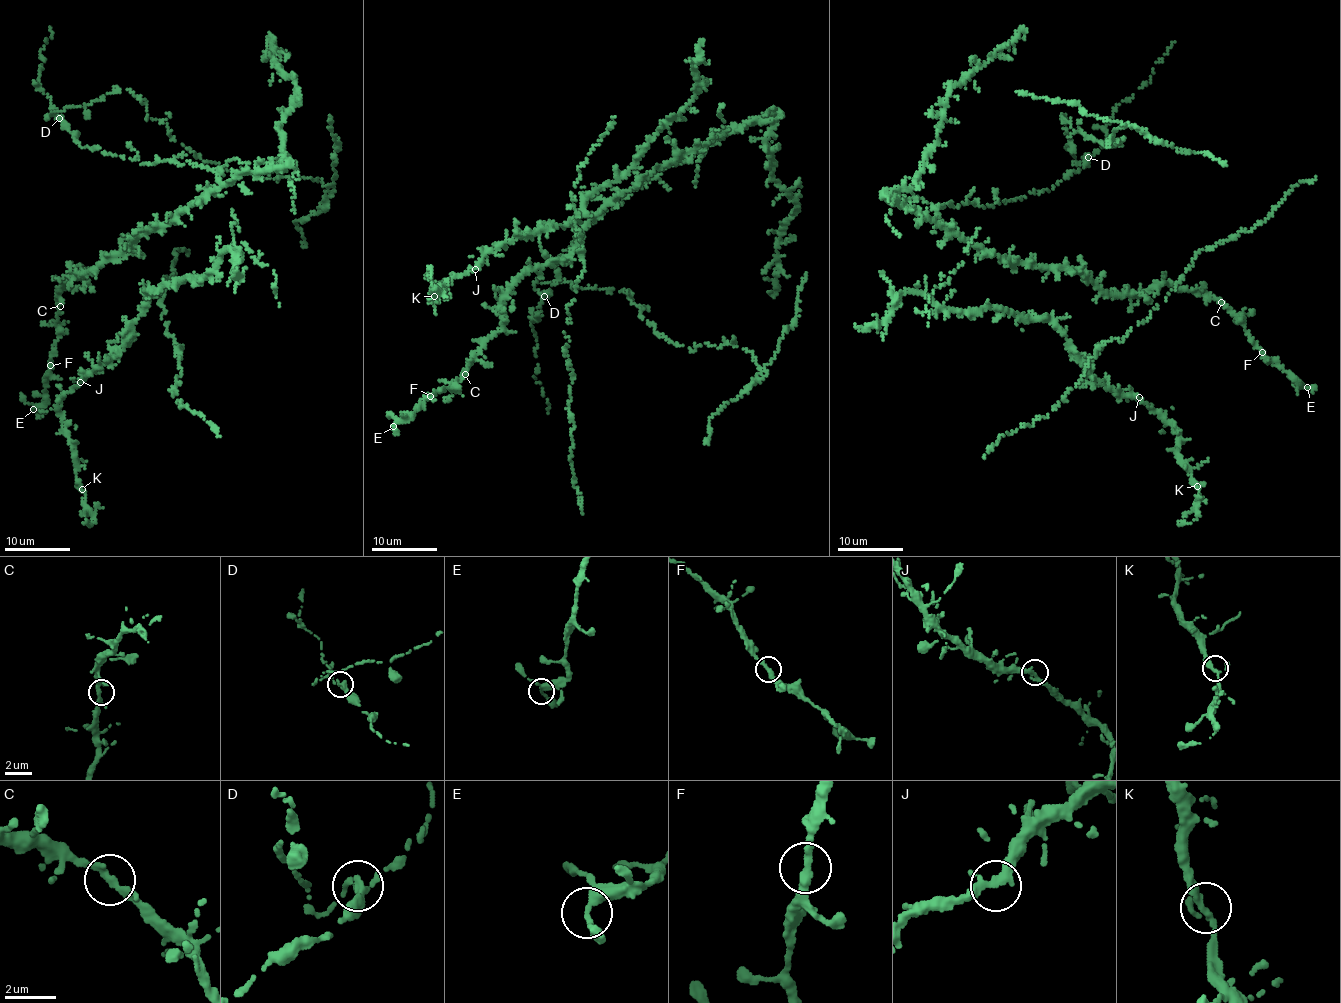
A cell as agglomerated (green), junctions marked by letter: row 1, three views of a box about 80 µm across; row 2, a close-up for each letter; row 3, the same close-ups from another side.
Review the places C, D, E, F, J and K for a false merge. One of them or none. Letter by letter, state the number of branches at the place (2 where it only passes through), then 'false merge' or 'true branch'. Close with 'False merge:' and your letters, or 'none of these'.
C: branches 3; true branch
D: branches 3; false merge
E: branches 3; true branch
F: branches 2; true branch
J: branches 3; true branch
K: branches 3; true branch
False merge: D

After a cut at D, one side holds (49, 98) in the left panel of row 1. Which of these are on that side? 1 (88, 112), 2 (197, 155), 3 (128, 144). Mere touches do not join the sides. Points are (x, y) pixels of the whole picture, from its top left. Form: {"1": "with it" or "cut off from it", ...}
{"1": "cut off from it", "2": "cut off from it", "3": "with it"}

